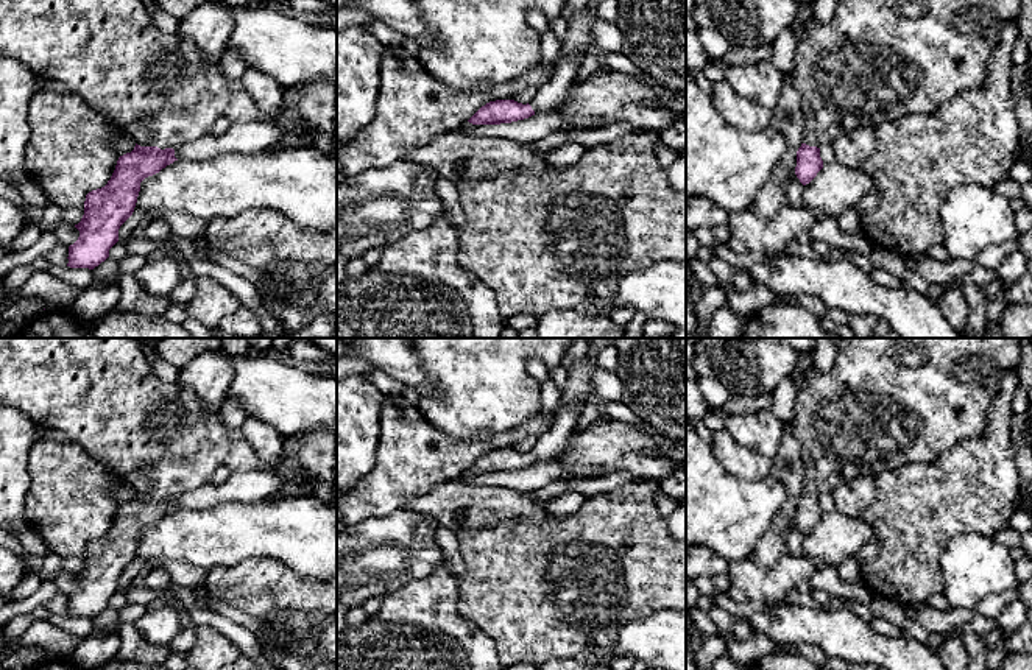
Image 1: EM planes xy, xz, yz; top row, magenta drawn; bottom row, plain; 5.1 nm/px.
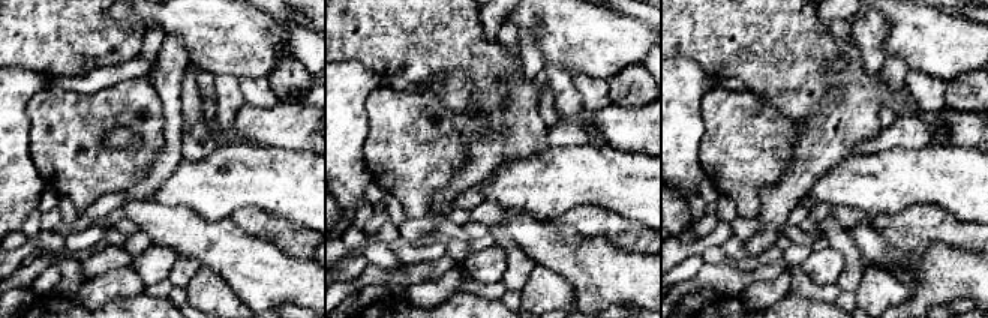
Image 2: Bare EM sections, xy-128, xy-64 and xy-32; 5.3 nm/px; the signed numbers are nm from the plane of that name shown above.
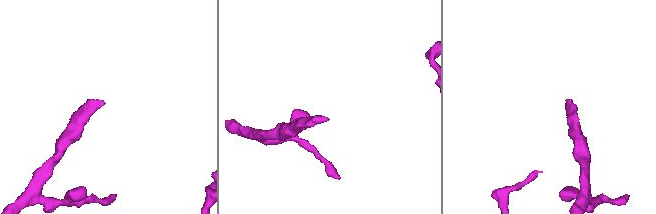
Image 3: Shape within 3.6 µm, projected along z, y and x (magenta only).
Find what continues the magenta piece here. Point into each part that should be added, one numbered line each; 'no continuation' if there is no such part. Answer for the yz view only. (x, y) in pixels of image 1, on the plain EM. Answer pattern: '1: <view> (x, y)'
1: yz (886, 402)

